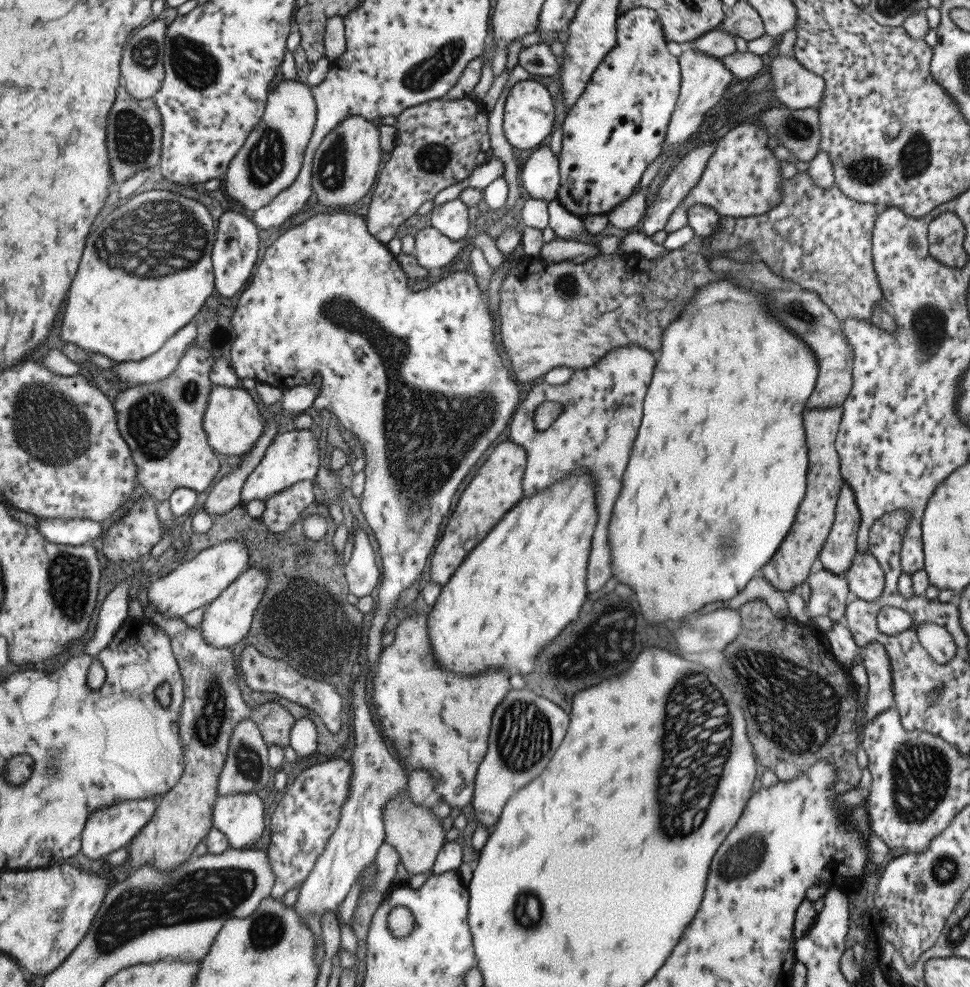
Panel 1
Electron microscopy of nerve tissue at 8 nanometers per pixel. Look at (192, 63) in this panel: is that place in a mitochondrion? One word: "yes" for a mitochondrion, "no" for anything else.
yes

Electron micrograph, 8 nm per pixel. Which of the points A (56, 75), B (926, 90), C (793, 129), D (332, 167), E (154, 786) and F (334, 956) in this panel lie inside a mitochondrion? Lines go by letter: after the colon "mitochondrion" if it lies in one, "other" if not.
A: other
B: other
C: mitochondrion
D: mitochondrion
E: other
F: other

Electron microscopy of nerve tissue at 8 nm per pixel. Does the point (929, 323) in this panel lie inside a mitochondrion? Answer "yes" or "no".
yes

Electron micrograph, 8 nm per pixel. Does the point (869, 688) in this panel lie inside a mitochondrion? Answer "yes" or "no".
no

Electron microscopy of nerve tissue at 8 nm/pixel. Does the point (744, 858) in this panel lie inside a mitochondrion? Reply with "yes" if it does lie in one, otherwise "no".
yes

